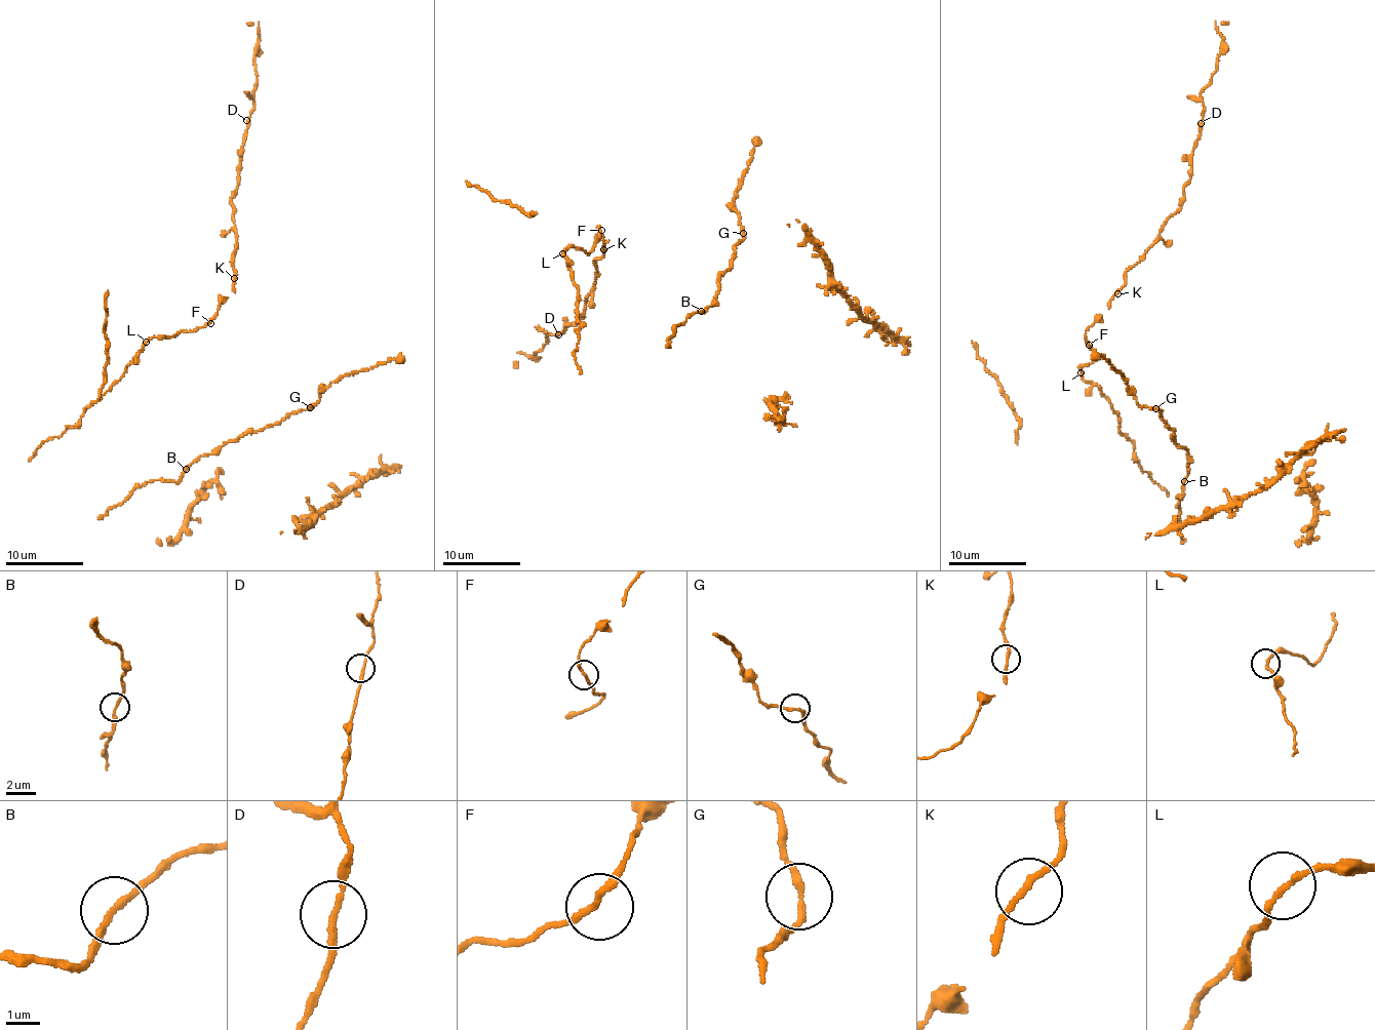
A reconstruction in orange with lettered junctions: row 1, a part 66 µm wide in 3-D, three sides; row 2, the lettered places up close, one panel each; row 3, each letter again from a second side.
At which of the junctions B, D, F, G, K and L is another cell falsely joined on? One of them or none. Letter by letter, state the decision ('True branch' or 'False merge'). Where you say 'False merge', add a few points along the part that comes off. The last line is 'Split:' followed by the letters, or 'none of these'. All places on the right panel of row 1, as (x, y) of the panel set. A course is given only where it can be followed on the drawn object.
B: True branch
D: True branch
F: True branch
G: True branch
K: True branch
L: True branch
Split: none of these

